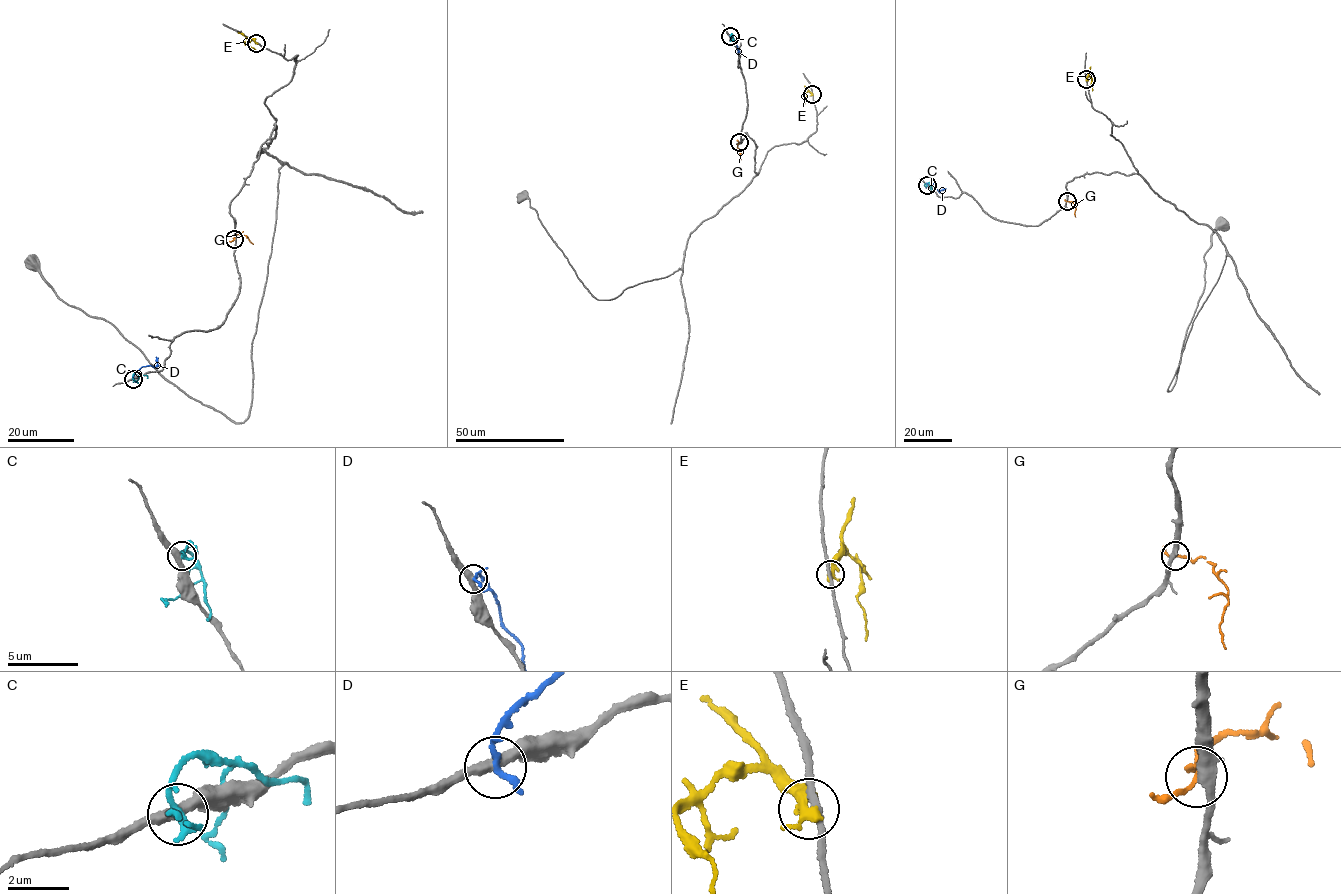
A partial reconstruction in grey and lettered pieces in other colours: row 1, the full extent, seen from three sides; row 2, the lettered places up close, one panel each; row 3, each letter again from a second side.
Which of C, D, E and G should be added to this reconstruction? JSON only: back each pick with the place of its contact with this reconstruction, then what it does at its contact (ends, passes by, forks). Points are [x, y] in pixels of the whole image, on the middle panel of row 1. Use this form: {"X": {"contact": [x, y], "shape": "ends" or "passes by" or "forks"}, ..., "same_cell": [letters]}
{"same_cell": []}

